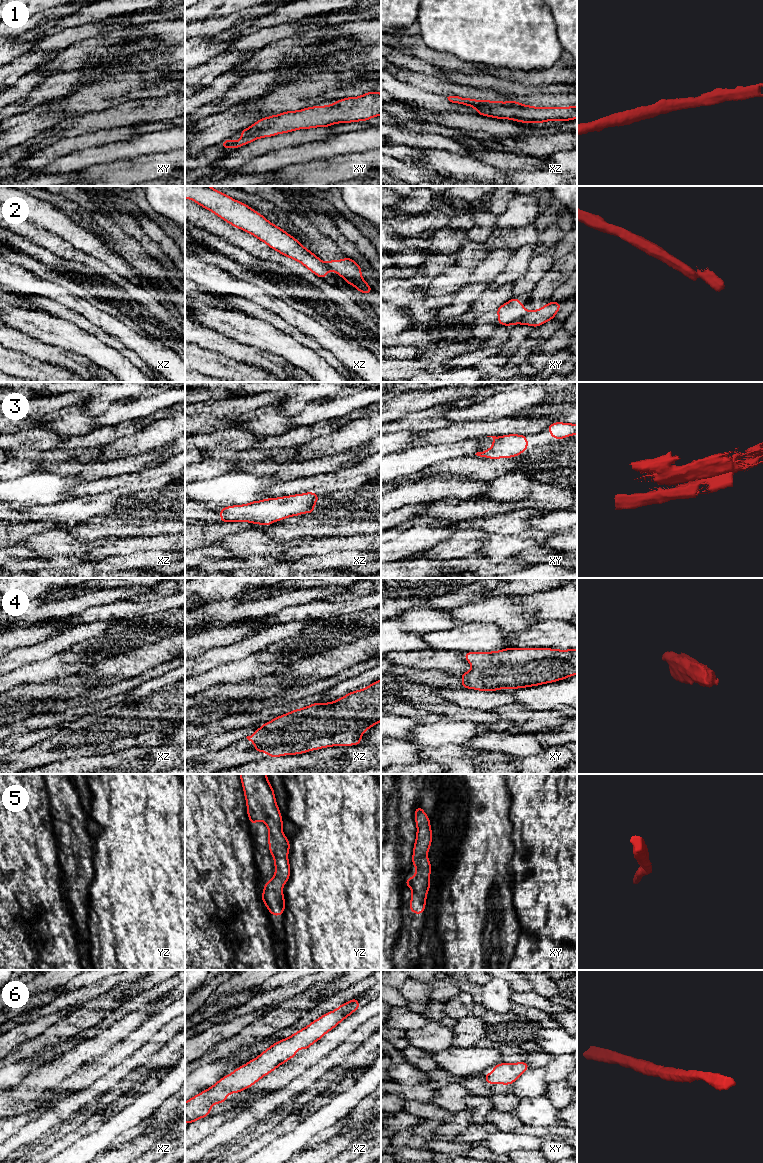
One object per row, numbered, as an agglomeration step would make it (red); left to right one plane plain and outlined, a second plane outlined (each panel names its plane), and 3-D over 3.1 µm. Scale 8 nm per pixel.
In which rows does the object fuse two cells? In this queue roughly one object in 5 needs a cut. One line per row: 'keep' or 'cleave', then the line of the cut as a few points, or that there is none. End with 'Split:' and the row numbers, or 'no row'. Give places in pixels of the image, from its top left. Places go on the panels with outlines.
1: keep; cut none
2: cleave; cut xy (526, 312), (519, 321)
3: keep; cut none
4: keep; cut none
5: keep; cut none
6: keep; cut none
Split: 2

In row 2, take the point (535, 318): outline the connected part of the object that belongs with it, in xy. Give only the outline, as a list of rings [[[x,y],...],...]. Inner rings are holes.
[[[550,302],[544,305],[539,310],[532,310],[526,313],[520,320],[521,325],[530,325],[533,327],[538,327],[554,319],[556,313],[560,310],[560,302]]]

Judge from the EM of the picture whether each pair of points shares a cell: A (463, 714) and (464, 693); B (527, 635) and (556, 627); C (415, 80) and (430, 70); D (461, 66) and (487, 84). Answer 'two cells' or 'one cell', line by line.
A: two cells
B: one cell
C: two cells
D: two cells

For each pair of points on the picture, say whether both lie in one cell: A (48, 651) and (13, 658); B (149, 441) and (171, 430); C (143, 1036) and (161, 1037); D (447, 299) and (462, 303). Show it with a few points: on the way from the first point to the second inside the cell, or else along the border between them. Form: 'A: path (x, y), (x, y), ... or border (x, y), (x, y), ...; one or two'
A: path (39, 651), (22, 656); one
B: path (154, 436), (166, 430); one
C: border (171, 1022), (163, 1026), (143, 1045); two
D: border (453, 293), (453, 300), (434, 315); two

